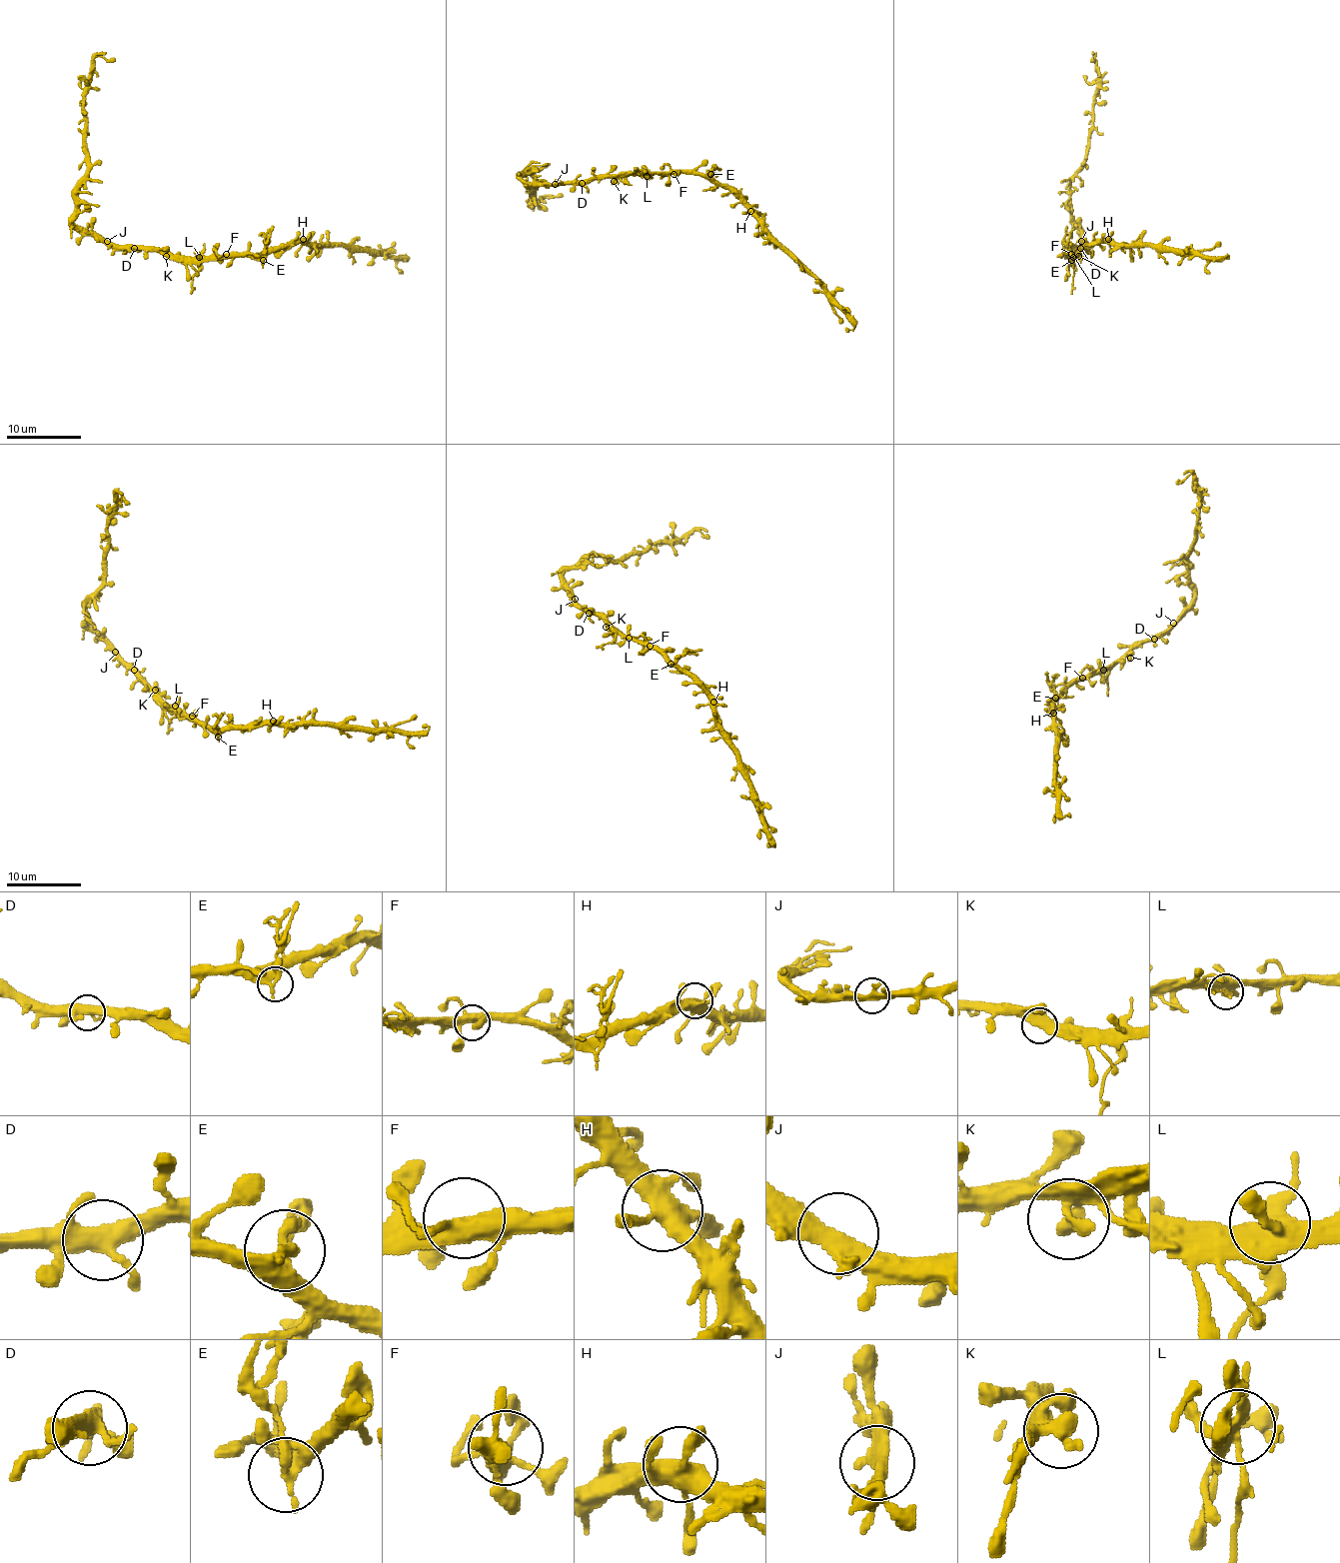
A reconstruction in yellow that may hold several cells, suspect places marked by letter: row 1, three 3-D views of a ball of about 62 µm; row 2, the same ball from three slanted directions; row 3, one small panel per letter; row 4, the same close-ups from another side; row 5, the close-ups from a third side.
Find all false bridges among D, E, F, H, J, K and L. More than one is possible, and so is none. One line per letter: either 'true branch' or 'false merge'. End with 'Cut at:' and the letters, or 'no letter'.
D: true branch
E: false merge
F: true branch
H: true branch
J: true branch
K: true branch
L: false merge
Cut at: E, L

